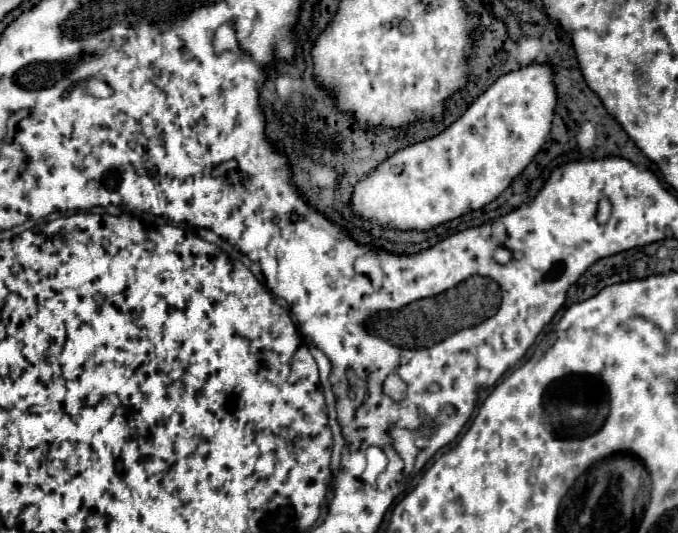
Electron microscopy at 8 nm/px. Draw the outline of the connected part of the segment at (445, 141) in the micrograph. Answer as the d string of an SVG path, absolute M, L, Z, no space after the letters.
M533 62L525 68L519 68L515 72L509 72L505 76L501 76L487 92L483 92L469 108L467 112L455 122L451 124L445 132L441 132L439 136L435 138L429 138L425 142L417 142L413 146L407 146L403 150L397 150L395 154L391 154L387 160L383 160L371 174L367 174L363 180L359 180L355 184L355 190L353 190L353 196L351 196L351 208L357 216L365 218L365 220L375 220L377 224L385 226L385 228L395 228L395 230L431 230L439 224L445 224L449 220L455 220L463 214L469 214L473 210L479 210L483 206L487 206L489 202L493 202L511 182L515 176L519 176L527 166L529 162L535 158L535 154L543 148L545 140L547 140L547 134L551 132L551 122L553 122L553 114L555 114L555 106L557 106L557 90L555 90L555 82L553 82L553 76L555 76L555 68L547 62Z

